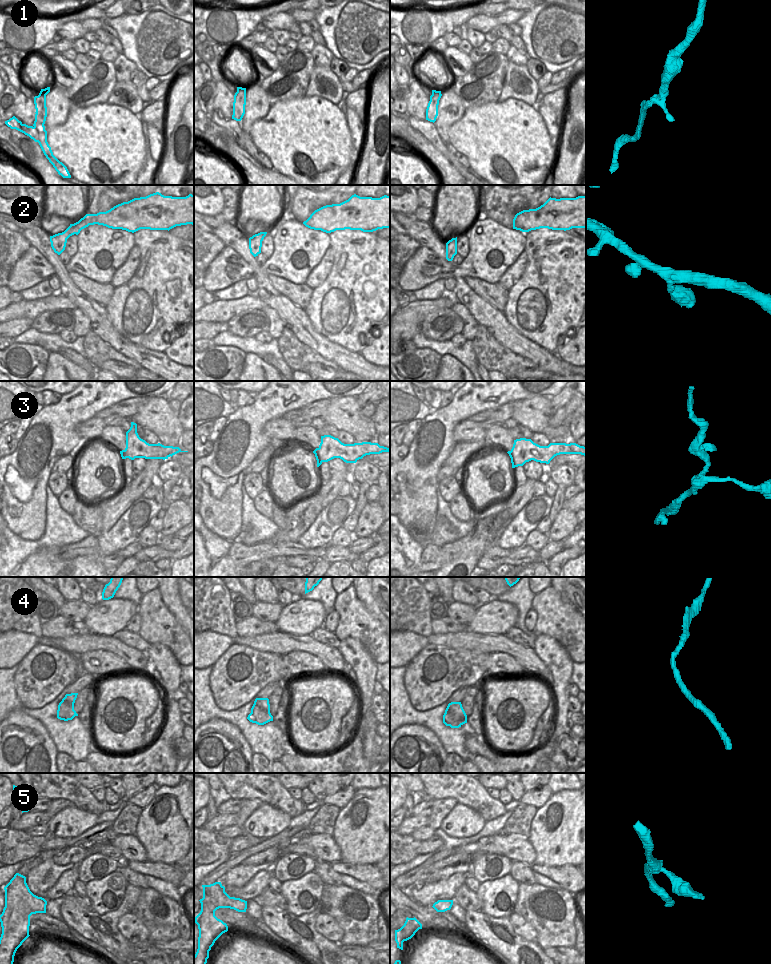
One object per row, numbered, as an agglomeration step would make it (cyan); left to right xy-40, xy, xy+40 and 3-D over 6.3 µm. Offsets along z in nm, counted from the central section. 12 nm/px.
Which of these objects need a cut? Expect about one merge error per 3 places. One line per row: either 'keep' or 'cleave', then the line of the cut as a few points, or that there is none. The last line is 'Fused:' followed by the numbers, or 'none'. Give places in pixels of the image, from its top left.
1: cleave; cut in xy-40 along (36, 113), (42, 117), (43, 124)
2: keep; no cut
3: keep; no cut
4: keep; no cut
5: keep; no cut
Fused: 1

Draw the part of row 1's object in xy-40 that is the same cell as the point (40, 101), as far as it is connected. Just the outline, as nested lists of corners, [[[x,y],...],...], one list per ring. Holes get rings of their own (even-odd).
[[[50,87],[41,89],[38,96],[34,97],[34,104],[36,109],[36,114],[40,114],[43,117],[43,124],[45,124],[47,117],[47,107],[46,107],[46,95],[50,92]]]

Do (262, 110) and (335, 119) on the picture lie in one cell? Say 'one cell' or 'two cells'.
two cells

